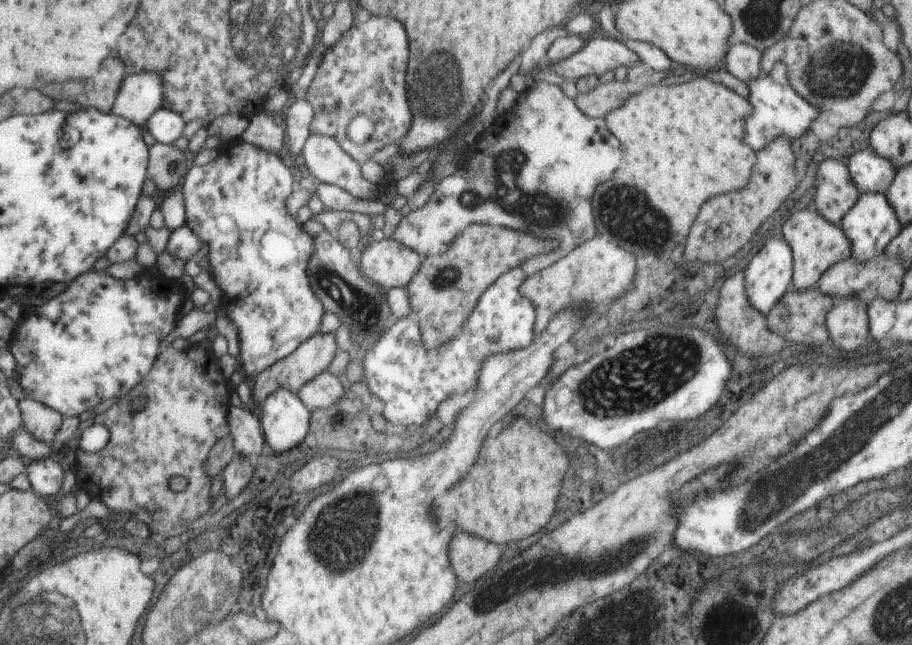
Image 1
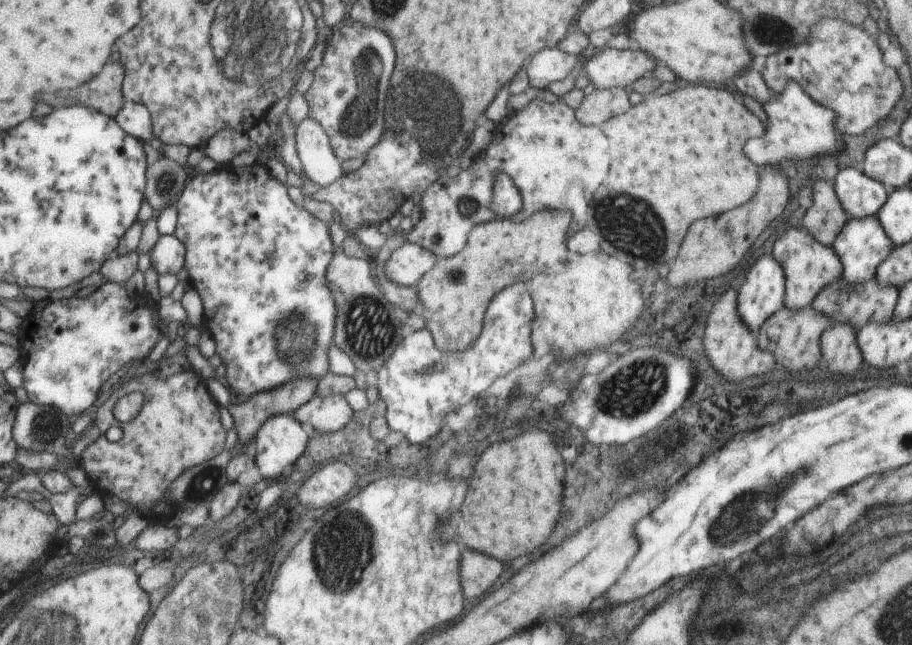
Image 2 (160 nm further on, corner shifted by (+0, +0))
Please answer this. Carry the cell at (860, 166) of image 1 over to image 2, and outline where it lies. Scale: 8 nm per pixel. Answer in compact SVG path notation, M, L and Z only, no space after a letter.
M856 168L838 172L833 184L848 220L874 217L888 200L890 190Z

